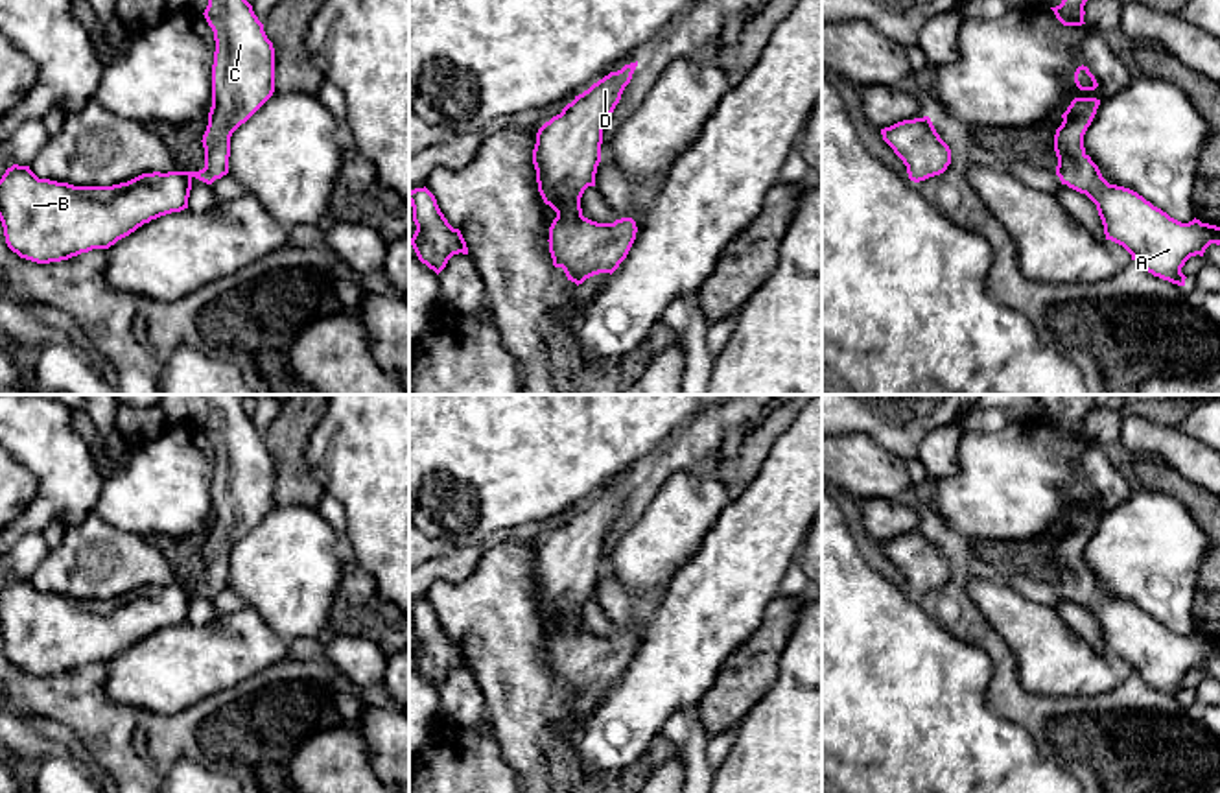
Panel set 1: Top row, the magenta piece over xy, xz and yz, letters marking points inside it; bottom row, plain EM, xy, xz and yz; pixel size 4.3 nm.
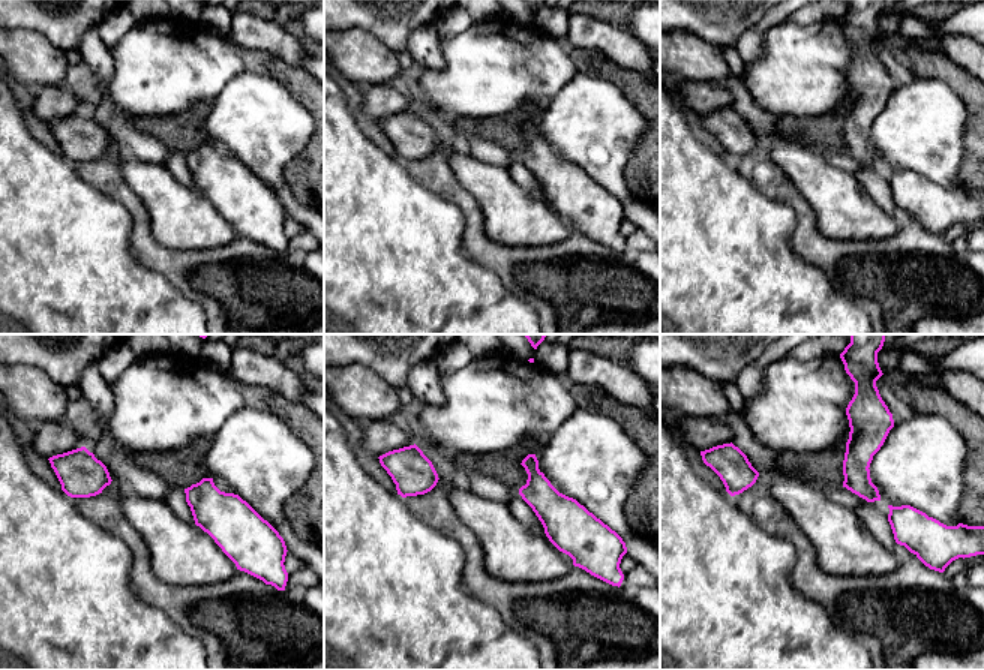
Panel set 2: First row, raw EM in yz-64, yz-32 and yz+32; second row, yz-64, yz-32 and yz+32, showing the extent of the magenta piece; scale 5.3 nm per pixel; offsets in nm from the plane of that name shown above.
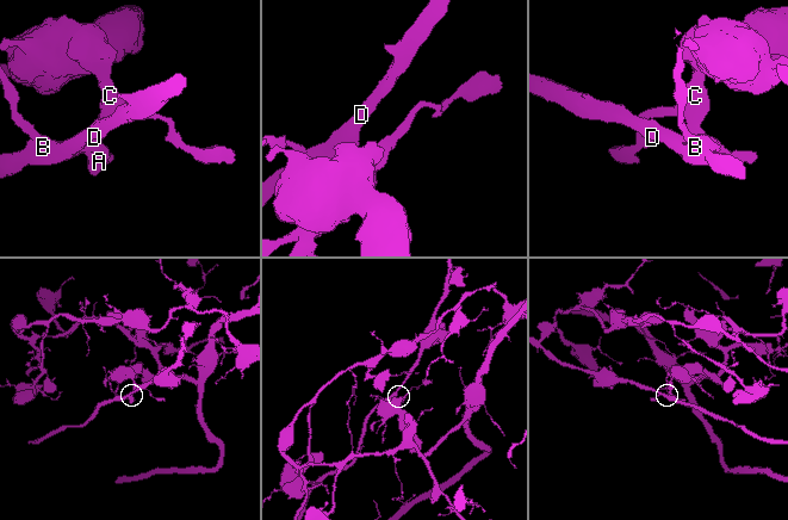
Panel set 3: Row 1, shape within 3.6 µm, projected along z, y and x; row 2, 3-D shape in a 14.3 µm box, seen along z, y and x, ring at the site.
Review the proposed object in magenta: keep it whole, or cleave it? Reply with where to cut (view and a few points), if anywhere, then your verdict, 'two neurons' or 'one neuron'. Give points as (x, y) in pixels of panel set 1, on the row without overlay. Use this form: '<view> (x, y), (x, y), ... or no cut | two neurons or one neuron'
no cut | one neuron

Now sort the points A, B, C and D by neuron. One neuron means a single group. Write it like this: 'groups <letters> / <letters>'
groups A B C D

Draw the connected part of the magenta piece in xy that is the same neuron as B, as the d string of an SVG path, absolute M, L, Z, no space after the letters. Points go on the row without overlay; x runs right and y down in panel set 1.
M206 395L205 432L214 444L212 520L203 548L205 581L153 585L112 599L74 599L39 592L29 579L13 577L0 592L0 634L7 660L20 671L50 677L92 662L109 662L144 636L188 621L192 592L212 598L229 586L230 550L275 505L275 461L241 406L243 395Z

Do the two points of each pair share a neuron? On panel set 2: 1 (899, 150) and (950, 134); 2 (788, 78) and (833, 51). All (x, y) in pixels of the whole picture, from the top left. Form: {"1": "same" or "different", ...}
{"1": "same", "2": "same"}

